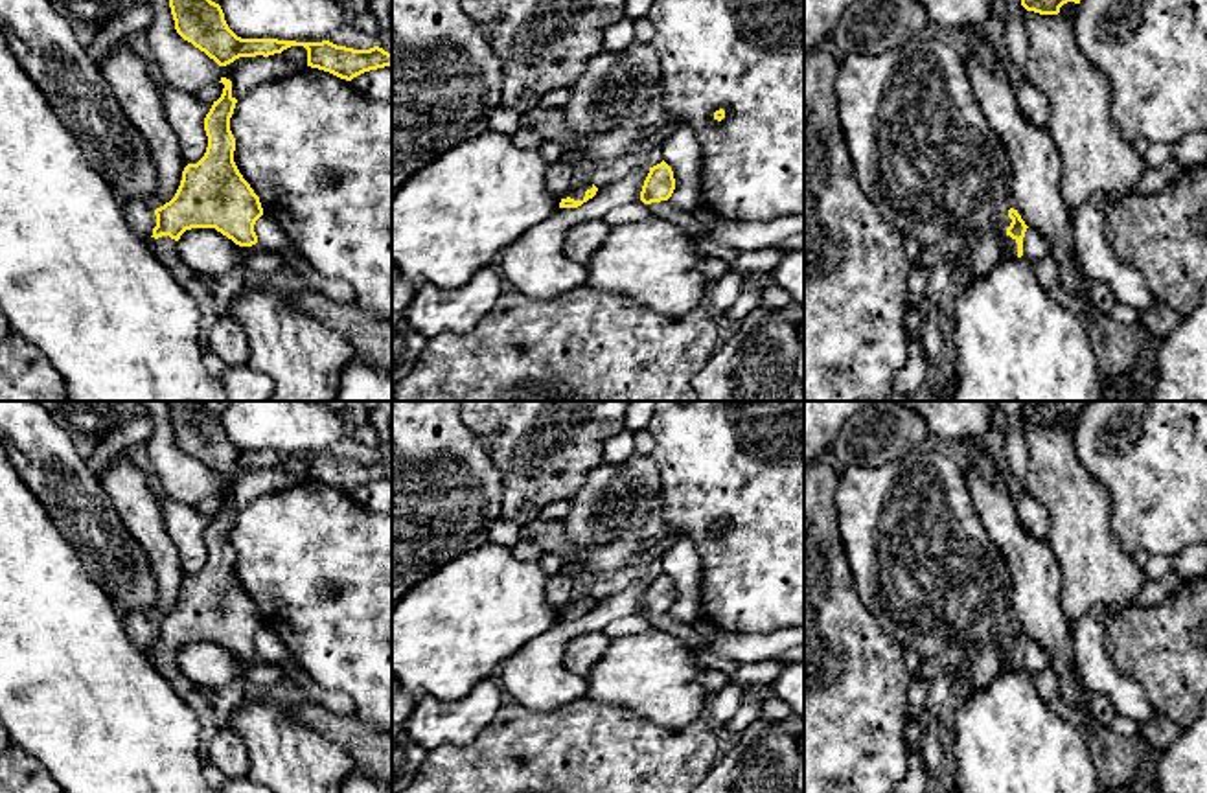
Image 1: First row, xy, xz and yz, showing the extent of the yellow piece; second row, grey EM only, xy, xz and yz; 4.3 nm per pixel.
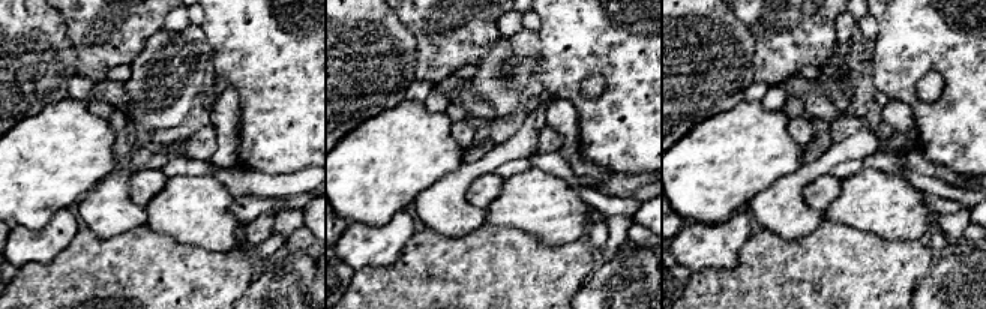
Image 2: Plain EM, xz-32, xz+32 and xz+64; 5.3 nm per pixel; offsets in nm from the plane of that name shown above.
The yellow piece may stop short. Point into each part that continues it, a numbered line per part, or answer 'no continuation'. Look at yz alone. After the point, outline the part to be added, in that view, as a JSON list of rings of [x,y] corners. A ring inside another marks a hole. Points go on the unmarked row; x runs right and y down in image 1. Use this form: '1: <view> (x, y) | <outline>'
1: yz (1009, 663) | [[[1006,648],[999,673],[1003,673],[1003,672],[1012,672],[1012,670],[1017,670],[1017,655],[1016,655],[1016,651],[1012,651],[1010,648]]]

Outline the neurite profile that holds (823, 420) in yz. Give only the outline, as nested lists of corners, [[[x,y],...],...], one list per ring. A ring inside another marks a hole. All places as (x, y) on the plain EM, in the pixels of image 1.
[[[804,401],[804,467],[830,449],[846,419],[874,401]]]

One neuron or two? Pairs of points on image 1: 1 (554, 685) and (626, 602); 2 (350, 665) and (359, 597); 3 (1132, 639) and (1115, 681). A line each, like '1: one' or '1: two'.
1: one
2: one
3: two

